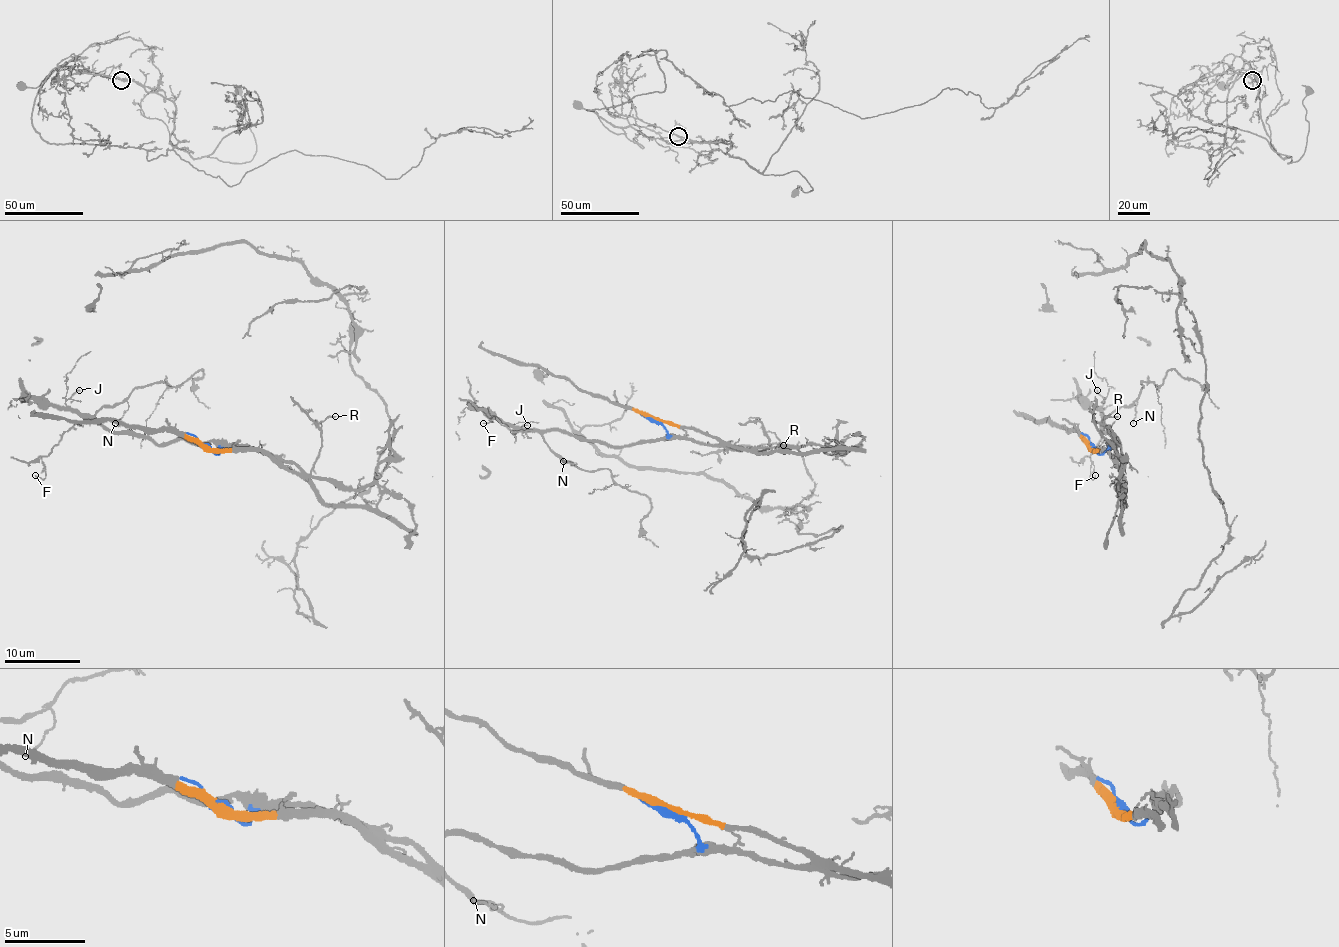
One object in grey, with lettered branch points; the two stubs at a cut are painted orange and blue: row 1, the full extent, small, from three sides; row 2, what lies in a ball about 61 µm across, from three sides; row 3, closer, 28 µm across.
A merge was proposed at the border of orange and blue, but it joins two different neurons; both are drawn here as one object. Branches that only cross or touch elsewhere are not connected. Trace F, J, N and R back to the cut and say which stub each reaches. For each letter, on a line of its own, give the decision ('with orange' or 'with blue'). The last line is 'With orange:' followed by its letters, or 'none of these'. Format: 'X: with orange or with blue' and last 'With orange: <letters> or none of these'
F: with blue
J: with blue
N: with blue
R: with orange
With orange: R

